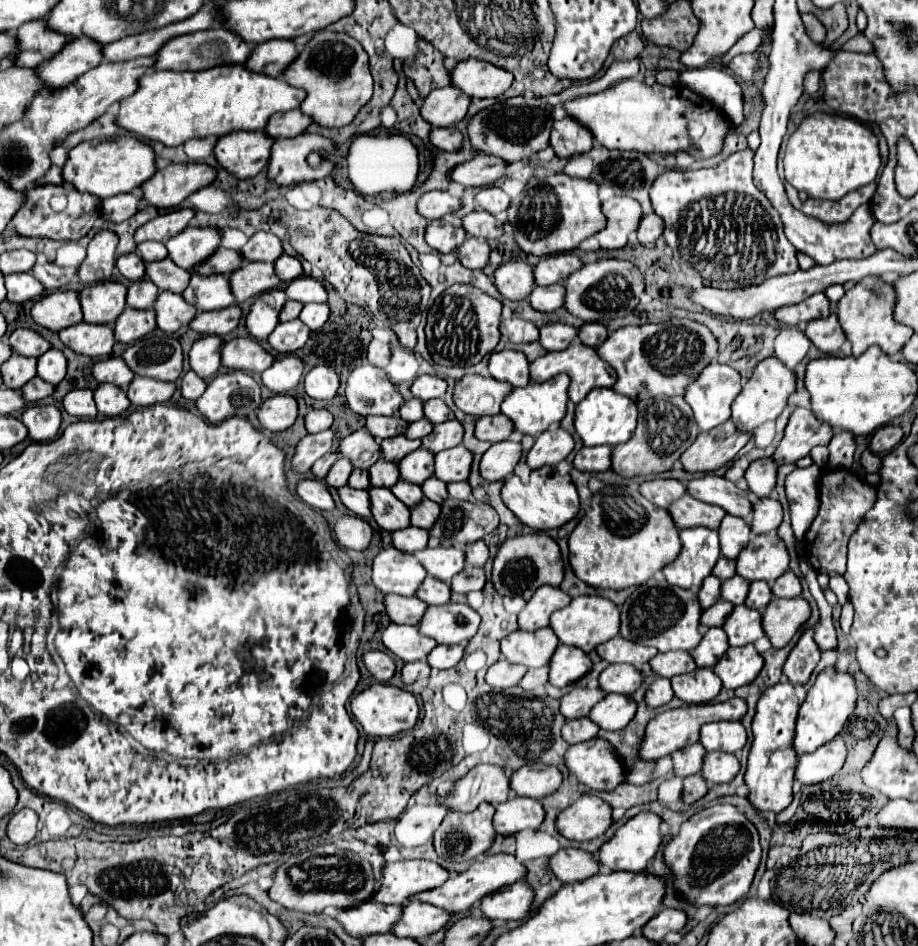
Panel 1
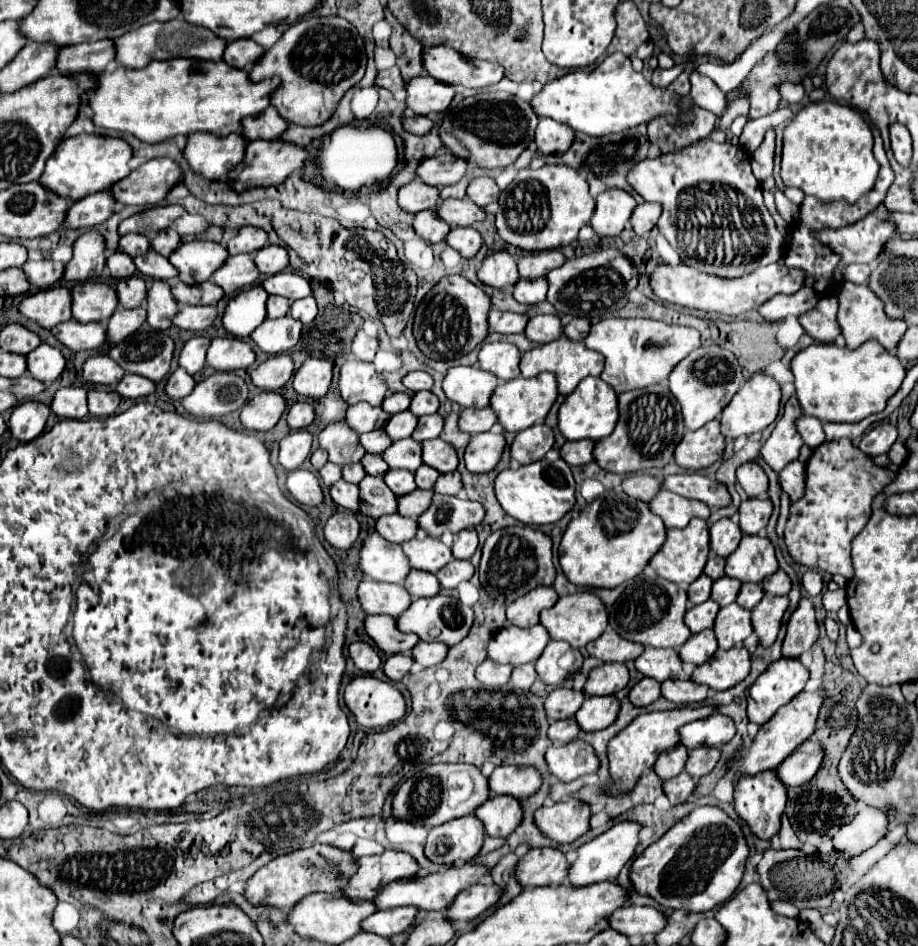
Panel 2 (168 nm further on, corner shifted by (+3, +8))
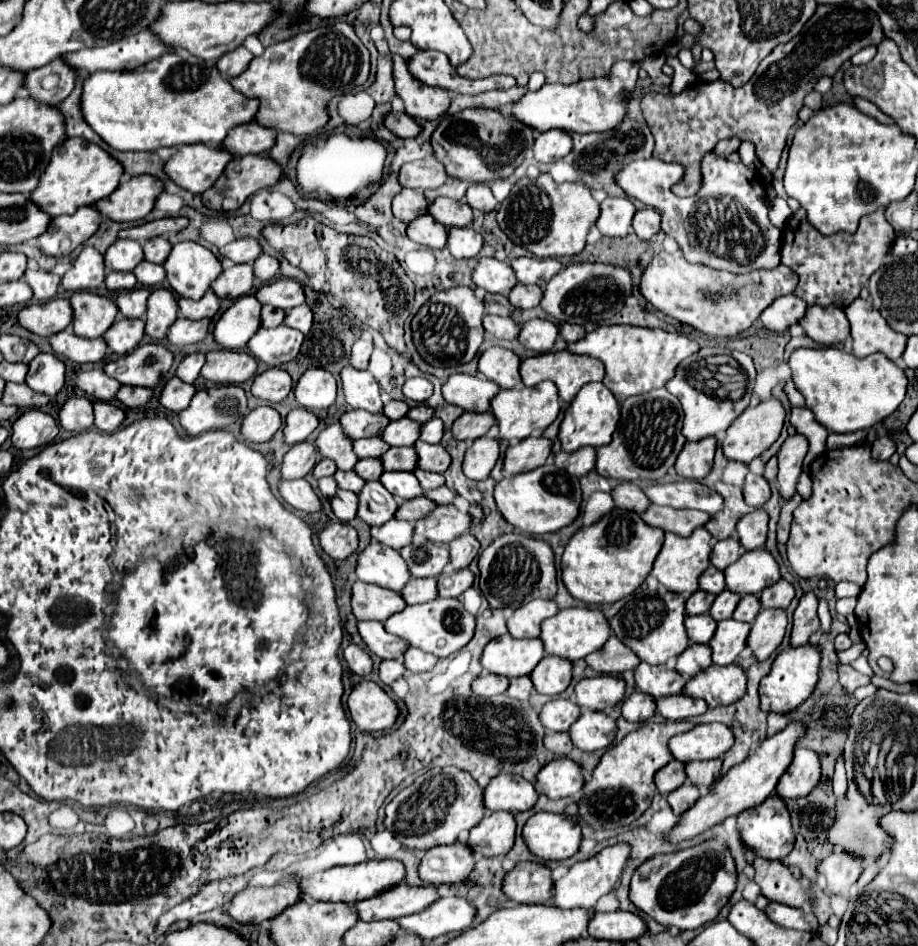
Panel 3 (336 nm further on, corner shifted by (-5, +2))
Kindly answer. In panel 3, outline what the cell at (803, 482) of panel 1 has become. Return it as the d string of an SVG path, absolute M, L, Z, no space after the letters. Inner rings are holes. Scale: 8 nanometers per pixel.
M802 472L798 478L797 484L796 484L796 490L798 490L798 494L806 500L808 496L811 496L812 494L812 480L810 478L810 475L806 472Z

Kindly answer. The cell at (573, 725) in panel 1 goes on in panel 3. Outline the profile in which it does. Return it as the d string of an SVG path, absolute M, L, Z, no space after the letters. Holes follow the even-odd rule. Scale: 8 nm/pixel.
M552 732L552 734L548 734L548 736L544 738L544 746L546 746L548 750L552 750L554 754L560 754L560 756L570 754L570 750L574 748L568 732L562 732L562 734Z

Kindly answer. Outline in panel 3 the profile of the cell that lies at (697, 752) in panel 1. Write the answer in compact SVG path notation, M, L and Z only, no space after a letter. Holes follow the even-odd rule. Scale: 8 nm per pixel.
M678 760L668 762L664 768L660 768L660 772L656 772L654 782L656 782L660 794L668 794L668 792L676 790L678 786L682 786L686 782L684 766Z

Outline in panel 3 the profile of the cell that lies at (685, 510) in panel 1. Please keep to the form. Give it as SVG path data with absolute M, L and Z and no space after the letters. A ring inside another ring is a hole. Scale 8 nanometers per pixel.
M650 504L642 518L656 528L666 532L674 532L678 536L690 536L698 526L704 526L710 516L706 512L696 510L678 510L678 508L660 508L658 504Z

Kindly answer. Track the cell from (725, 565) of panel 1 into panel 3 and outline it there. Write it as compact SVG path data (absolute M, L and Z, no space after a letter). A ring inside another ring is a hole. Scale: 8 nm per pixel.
M710 566L710 568L700 576L700 588L702 588L704 592L710 592L710 594L720 594L720 592L726 588L724 572L720 572L718 568Z

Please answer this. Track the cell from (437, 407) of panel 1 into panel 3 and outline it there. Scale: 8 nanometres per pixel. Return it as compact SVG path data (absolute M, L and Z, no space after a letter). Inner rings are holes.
M418 404L418 406L414 406L414 408L408 412L408 418L416 420L416 422L420 422L420 424L428 422L432 416L434 416L434 410L432 410L428 404Z

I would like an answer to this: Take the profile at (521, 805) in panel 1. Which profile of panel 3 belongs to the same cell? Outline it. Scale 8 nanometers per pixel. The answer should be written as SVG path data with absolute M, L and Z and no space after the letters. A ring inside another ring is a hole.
M490 812L470 830L468 846L486 858L504 856L514 846L516 820L510 812Z

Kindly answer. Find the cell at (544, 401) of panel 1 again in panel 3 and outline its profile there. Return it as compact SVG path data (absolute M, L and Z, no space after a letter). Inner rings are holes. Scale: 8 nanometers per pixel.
M540 382L532 388L500 390L492 398L490 406L492 406L492 412L494 412L498 428L500 428L500 438L524 440L526 436L532 436L534 432L544 432L556 420L556 416L560 412L560 398L558 398L558 388L552 382Z

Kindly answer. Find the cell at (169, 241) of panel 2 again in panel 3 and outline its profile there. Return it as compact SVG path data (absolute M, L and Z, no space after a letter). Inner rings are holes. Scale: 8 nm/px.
M164 236L152 238L152 240L148 240L148 242L144 244L144 258L146 258L148 262L164 264L164 260L166 260L168 254L170 254L170 250L172 250L172 244L170 244Z

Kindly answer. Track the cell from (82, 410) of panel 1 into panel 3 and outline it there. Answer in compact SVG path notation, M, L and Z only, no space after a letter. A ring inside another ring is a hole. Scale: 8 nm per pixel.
M68 398L58 414L62 428L70 432L84 432L94 426L94 410L92 400L88 398Z

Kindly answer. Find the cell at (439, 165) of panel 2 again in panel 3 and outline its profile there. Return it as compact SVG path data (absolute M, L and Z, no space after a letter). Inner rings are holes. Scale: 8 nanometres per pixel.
M430 156L430 158L424 158L424 160L404 164L400 168L398 180L404 188L424 192L424 190L440 188L448 180L448 172L444 172L442 162L438 162L434 156Z

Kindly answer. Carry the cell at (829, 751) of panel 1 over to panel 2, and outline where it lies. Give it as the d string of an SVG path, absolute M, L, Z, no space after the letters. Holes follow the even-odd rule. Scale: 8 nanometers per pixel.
M806 740L776 768L776 776L786 788L802 786L816 774L822 764L822 756L822 746L816 740Z

